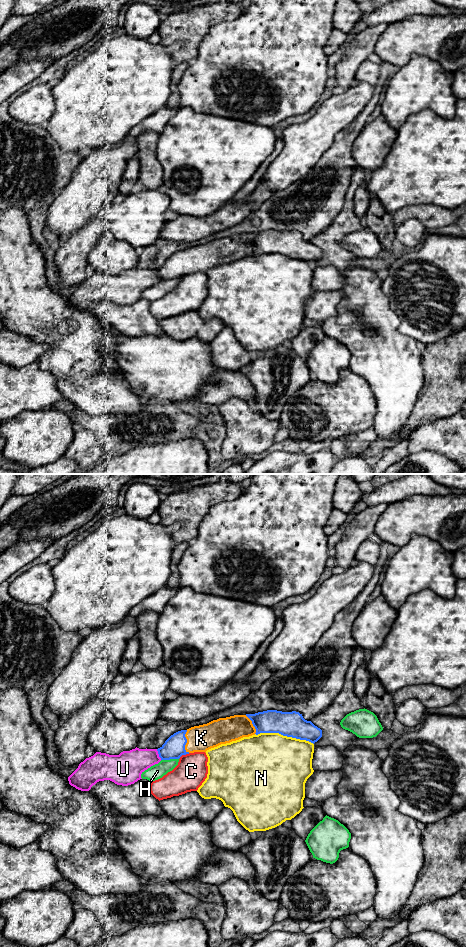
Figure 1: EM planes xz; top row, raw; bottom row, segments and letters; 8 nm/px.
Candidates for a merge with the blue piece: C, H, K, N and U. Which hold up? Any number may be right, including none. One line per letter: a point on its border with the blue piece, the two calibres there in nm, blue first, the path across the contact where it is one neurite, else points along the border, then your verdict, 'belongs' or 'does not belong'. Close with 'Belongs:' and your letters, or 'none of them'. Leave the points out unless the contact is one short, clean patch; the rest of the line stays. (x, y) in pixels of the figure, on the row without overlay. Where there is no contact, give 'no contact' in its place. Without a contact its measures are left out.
C: contact xz (184, 274); calibres 180 and 260 nm; does not belong
H: contact xz (170, 278); calibres 180 and 120 nm; does not belong
K: contact xz (186, 262); calibres 180 and 220 nm; belongs
N: contact xz (284, 255); calibres 200 and 500 nm; does not belong
U: contact xz (158, 273); calibres 180 and 220 nm; does not belong
Belongs: K

